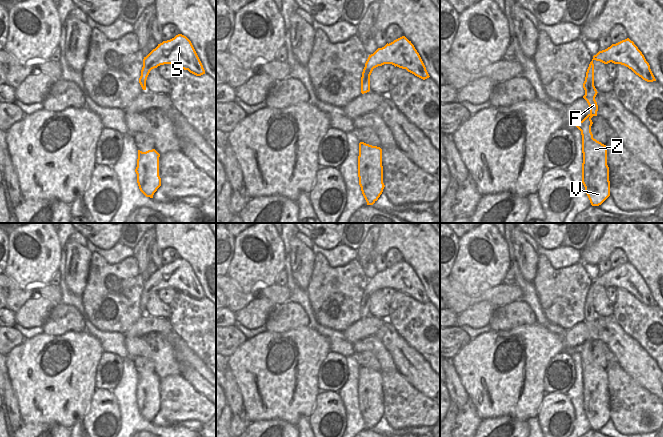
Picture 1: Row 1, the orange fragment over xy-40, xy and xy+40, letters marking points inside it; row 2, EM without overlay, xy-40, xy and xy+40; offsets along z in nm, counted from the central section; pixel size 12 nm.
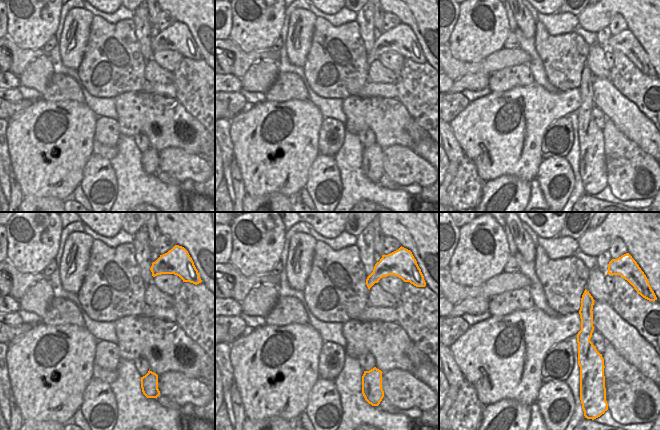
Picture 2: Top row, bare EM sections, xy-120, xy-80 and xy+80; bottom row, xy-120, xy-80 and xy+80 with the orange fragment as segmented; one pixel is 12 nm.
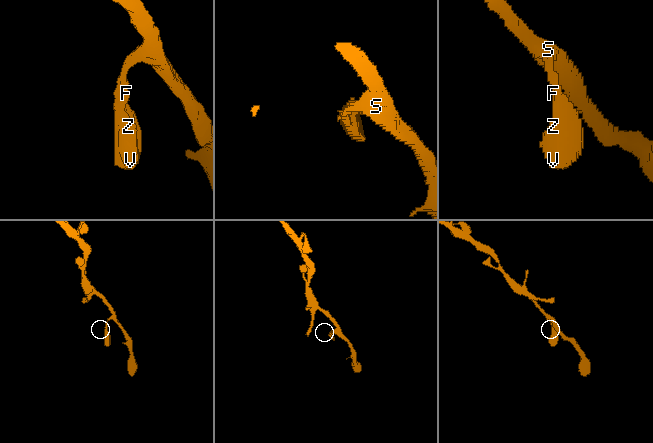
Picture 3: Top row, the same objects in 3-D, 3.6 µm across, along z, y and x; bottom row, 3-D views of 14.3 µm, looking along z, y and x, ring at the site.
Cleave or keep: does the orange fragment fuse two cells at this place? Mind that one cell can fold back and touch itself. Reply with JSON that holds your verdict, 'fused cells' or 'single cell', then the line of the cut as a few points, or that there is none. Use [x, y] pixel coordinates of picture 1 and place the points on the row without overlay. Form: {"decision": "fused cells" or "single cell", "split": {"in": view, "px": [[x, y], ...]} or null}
{"decision": "single cell", "split": null}

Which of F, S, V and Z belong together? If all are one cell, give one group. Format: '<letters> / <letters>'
F S V Z

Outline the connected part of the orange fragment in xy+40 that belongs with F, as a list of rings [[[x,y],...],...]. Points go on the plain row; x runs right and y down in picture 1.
[[[629,262],[616,268],[612,268],[605,274],[599,275],[593,280],[586,296],[583,312],[583,322],[590,331],[590,337],[576,351],[582,359],[582,407],[592,430],[601,429],[610,420],[609,391],[607,389],[607,371],[593,362],[591,342],[597,340],[598,329],[595,324],[597,314],[594,310],[593,285],[604,288],[610,286],[621,288],[631,293],[636,299],[647,306],[656,305],[649,287],[642,276]]]

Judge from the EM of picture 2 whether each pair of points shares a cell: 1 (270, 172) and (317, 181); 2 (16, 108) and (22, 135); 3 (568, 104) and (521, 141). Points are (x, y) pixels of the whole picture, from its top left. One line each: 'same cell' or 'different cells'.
1: different cells
2: different cells
3: same cell

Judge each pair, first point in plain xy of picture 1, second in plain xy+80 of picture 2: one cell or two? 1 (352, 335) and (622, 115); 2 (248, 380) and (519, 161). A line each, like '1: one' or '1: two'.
1: two
2: one

